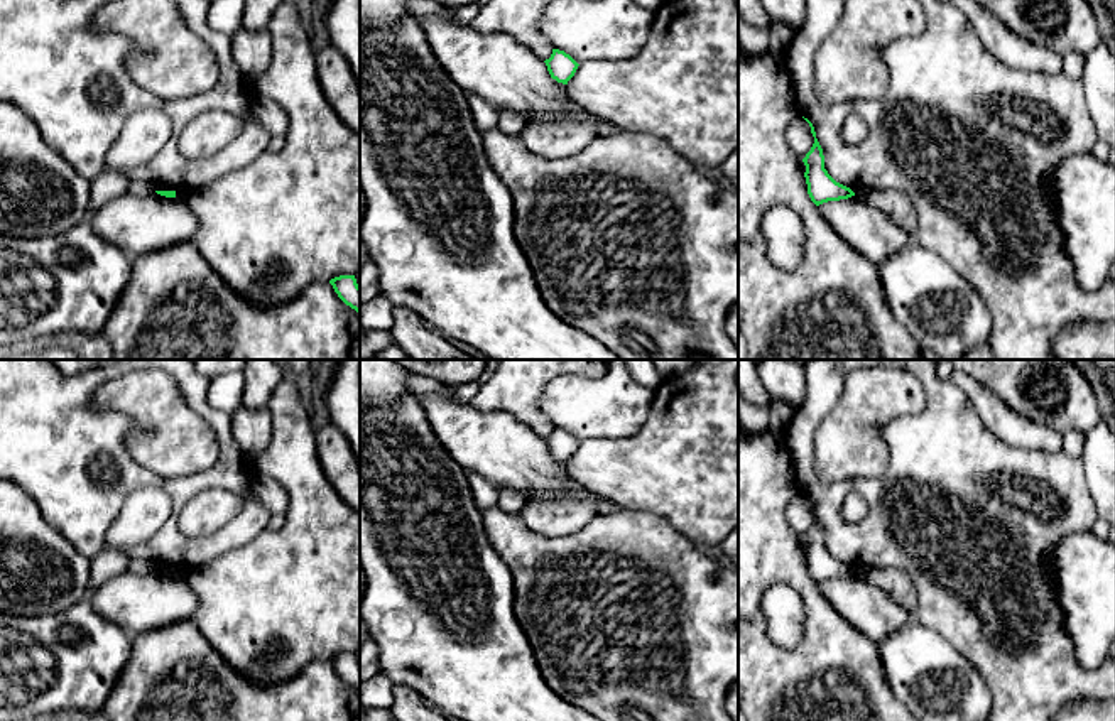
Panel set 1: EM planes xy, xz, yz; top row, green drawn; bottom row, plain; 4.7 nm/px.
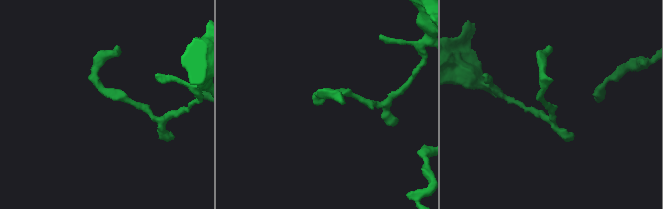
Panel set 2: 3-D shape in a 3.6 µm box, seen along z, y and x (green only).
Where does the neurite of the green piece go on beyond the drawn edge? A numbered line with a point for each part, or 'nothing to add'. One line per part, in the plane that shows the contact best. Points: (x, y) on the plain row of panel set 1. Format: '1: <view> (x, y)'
nothing to add

